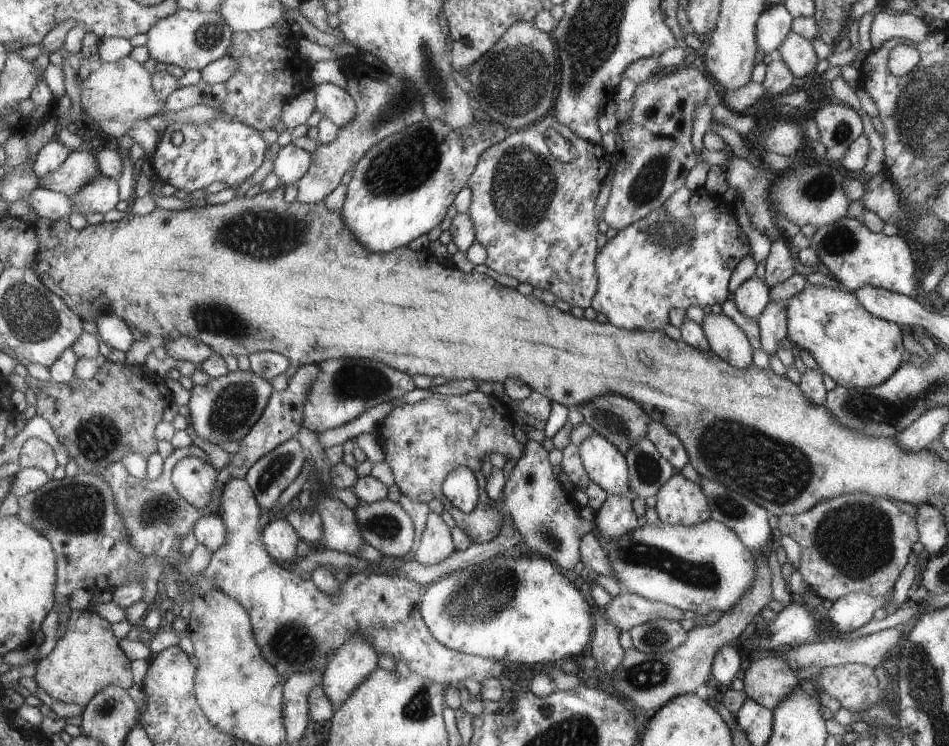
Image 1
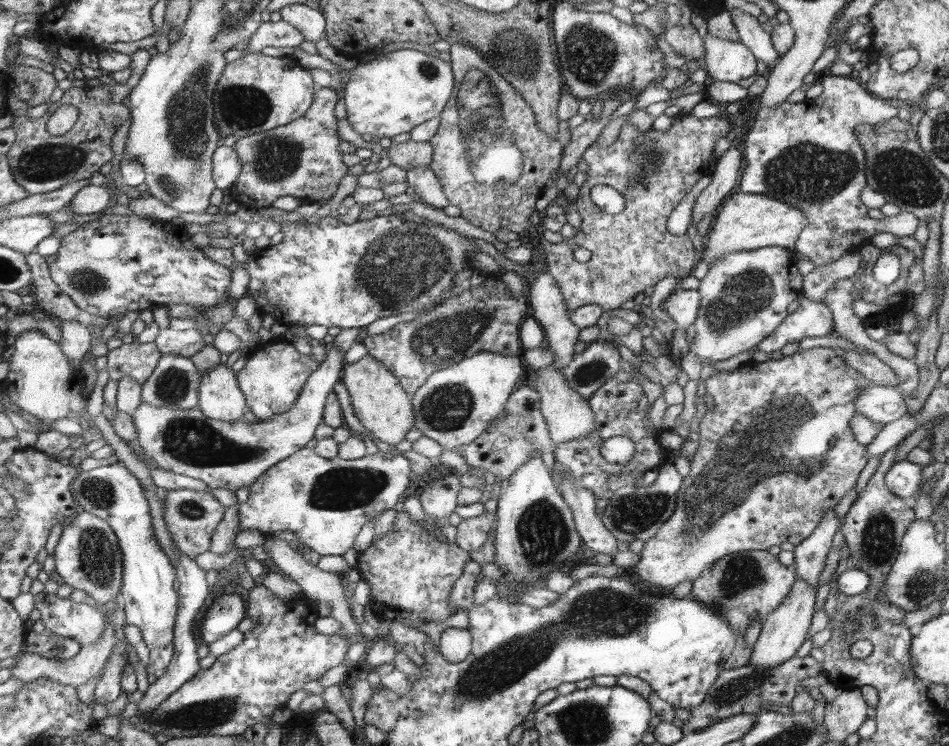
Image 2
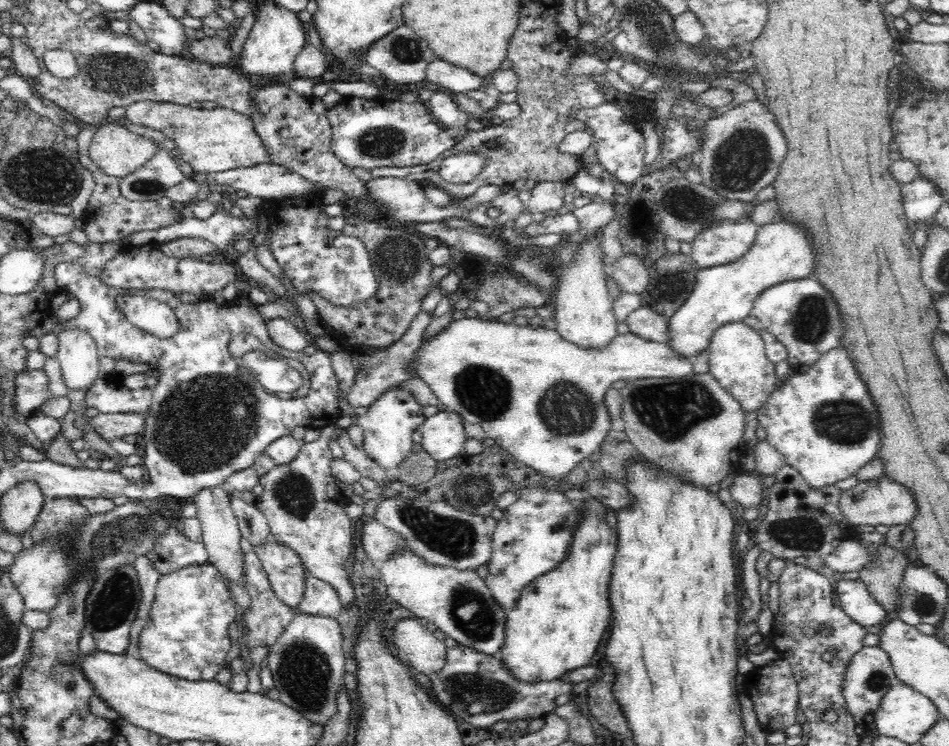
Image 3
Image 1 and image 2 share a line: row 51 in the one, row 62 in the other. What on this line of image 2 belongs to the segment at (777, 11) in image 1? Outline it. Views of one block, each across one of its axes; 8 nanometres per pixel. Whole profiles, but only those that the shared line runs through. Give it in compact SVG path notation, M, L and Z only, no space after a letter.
M738 9L732 10L732 16L735 30L739 35L738 42L748 46L763 67L779 59L781 55L774 49L771 34L763 30L757 18Z

